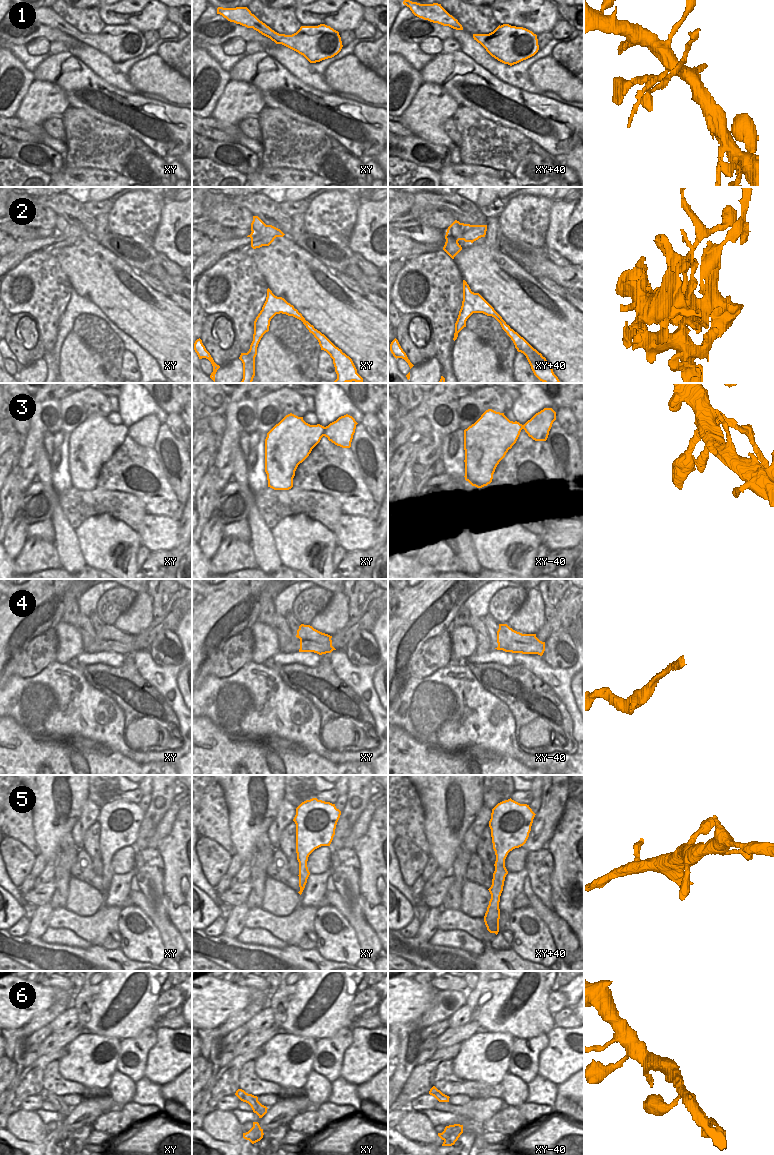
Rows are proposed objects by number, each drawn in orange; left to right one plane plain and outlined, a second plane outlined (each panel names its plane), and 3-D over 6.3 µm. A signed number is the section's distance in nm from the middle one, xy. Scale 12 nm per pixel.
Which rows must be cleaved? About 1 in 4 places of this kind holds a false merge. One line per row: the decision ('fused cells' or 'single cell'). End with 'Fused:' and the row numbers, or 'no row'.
1: single cell
2: fused cells
3: single cell
4: fused cells
5: single cell
6: single cell
Fused: 2, 4

